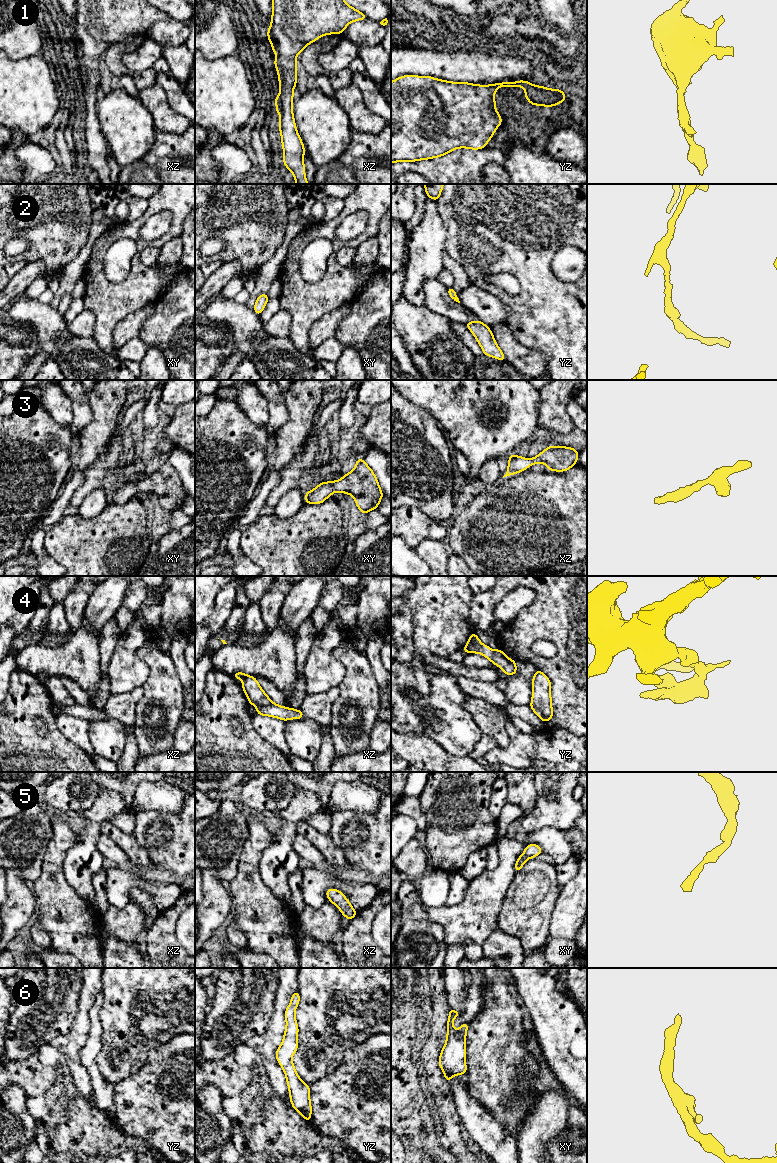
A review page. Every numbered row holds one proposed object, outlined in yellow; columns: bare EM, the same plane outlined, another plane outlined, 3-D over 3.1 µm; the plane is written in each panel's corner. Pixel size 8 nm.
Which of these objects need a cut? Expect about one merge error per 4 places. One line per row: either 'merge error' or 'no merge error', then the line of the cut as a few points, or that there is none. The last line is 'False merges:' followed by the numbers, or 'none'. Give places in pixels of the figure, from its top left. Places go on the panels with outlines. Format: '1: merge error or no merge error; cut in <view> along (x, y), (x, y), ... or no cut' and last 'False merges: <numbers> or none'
1: no merge error; no cut
2: no merge error; no cut
3: no merge error; no cut
4: merge error; cut in yz along (494, 651), (493, 657), (490, 660)
5: no merge error; no cut
6: no merge error; no cut
False merges: 4

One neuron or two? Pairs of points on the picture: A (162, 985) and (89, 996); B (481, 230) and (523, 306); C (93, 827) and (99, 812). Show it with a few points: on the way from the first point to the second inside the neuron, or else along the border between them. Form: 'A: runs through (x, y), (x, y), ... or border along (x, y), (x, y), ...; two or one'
A: border along (100, 978), (102, 989); two
B: runs through (501, 247), (526, 272), (526, 286); one
C: runs through (93, 823), (95, 816); one

